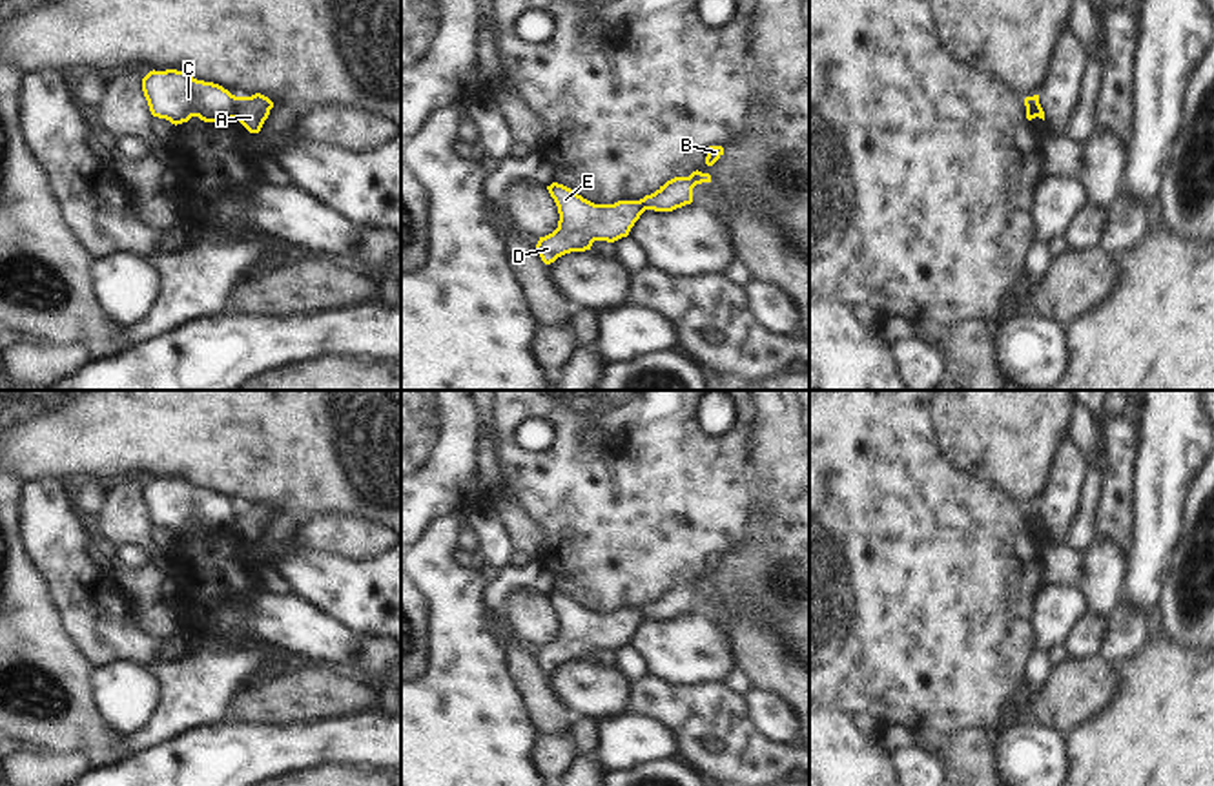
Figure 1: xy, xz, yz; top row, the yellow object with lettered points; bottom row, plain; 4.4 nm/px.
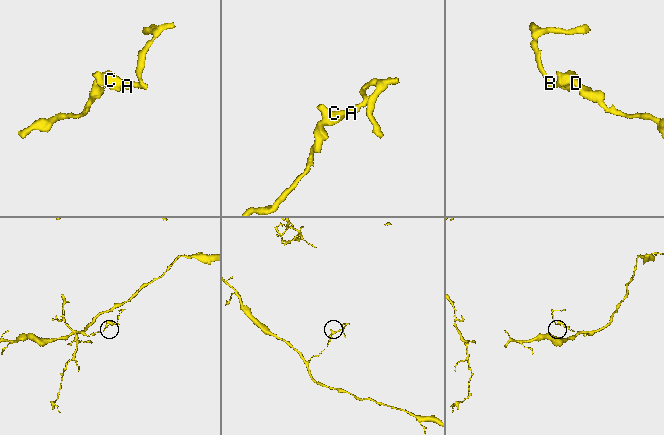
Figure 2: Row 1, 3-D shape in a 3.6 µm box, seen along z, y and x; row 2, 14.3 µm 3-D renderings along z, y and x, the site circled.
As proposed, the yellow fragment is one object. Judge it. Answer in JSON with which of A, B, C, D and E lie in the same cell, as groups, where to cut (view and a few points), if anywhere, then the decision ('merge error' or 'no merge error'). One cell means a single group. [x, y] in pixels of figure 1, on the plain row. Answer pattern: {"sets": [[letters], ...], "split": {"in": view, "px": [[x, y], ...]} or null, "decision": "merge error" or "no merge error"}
{"sets": [["A", "B"], ["C", "D", "E"]], "split": {"in": "xy", "px": [[236, 506], [232, 526]]}, "decision": "merge error"}

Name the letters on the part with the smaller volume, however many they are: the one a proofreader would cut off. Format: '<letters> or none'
A, B

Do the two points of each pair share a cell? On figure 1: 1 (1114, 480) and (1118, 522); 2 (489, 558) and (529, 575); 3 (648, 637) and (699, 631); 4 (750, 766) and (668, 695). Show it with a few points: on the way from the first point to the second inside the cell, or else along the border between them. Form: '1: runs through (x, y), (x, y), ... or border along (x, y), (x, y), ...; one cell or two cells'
1: runs through (1114, 491), (1116, 511); one cell
2: border along (505, 564), (496, 571); two cells
3: runs through (660, 637), (686, 637); one cell
4: runs through (730, 748), (695, 713), (688, 712); one cell

